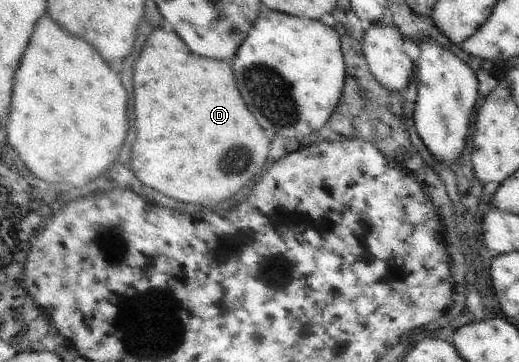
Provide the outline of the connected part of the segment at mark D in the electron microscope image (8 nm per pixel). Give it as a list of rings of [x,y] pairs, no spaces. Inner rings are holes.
[[[158,27],[146,39],[144,51],[138,57],[138,63],[134,65],[134,113],[136,113],[136,133],[138,133],[136,141],[134,141],[134,147],[132,147],[132,153],[130,153],[132,155],[134,173],[136,173],[136,177],[144,185],[148,185],[148,187],[152,187],[152,189],[156,189],[156,191],[160,191],[160,193],[176,199],[176,201],[192,203],[192,205],[200,205],[200,207],[212,209],[216,205],[216,201],[222,203],[222,201],[230,199],[234,193],[238,193],[256,173],[260,173],[260,169],[266,163],[270,140],[266,137],[266,133],[260,129],[260,125],[254,121],[252,112],[248,111],[248,107],[244,105],[244,99],[242,99],[240,91],[236,87],[236,81],[234,81],[232,67],[222,60],[208,59],[208,57],[200,57],[200,55],[192,53],[186,43],[174,31],[168,32]]]

